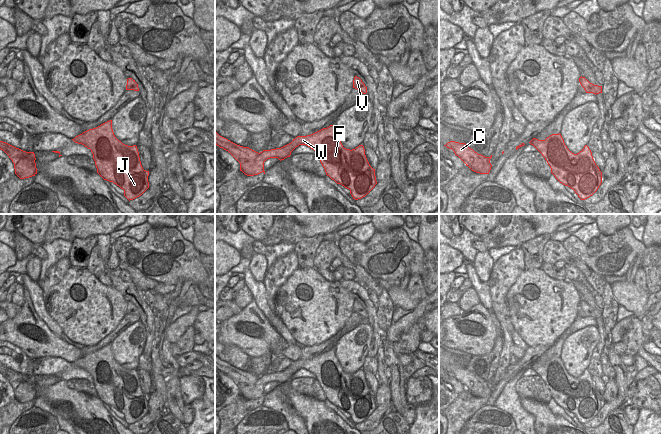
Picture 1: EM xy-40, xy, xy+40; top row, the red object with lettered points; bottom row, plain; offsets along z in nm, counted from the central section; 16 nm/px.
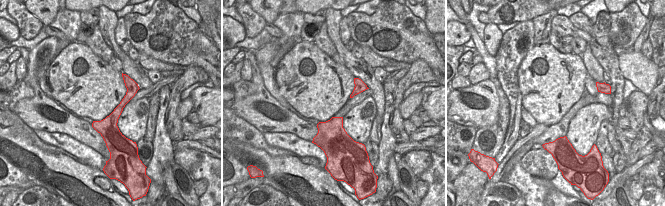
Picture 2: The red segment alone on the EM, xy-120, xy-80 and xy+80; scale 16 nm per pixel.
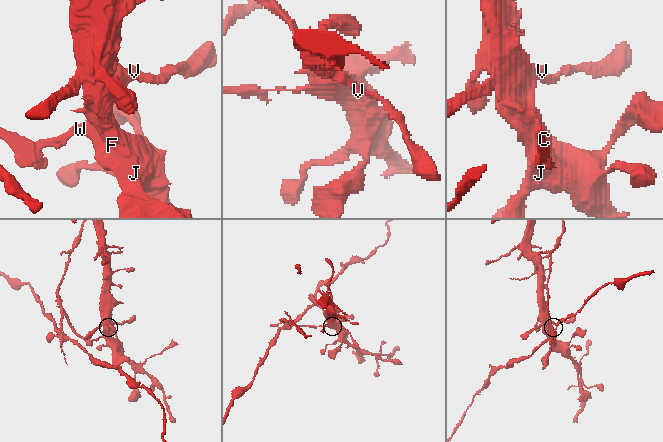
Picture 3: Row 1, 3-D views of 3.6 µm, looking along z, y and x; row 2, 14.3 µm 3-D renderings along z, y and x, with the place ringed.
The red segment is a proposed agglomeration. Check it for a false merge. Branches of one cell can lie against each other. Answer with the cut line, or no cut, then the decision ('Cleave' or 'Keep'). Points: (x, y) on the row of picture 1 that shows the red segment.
Split along xy (288, 144), (293, 149). Cleave

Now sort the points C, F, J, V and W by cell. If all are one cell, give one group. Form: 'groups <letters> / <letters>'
groups C / F J V W

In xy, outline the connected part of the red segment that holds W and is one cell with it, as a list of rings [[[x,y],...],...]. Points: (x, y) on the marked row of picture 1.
[[[334,125],[311,135],[297,136],[289,145],[293,150],[299,145],[313,149],[326,175],[349,189],[355,200],[365,197],[377,184],[375,169],[366,158],[364,146],[352,150],[344,148]]]

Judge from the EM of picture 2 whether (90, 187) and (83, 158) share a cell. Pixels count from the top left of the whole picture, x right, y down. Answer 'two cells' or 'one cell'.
two cells

